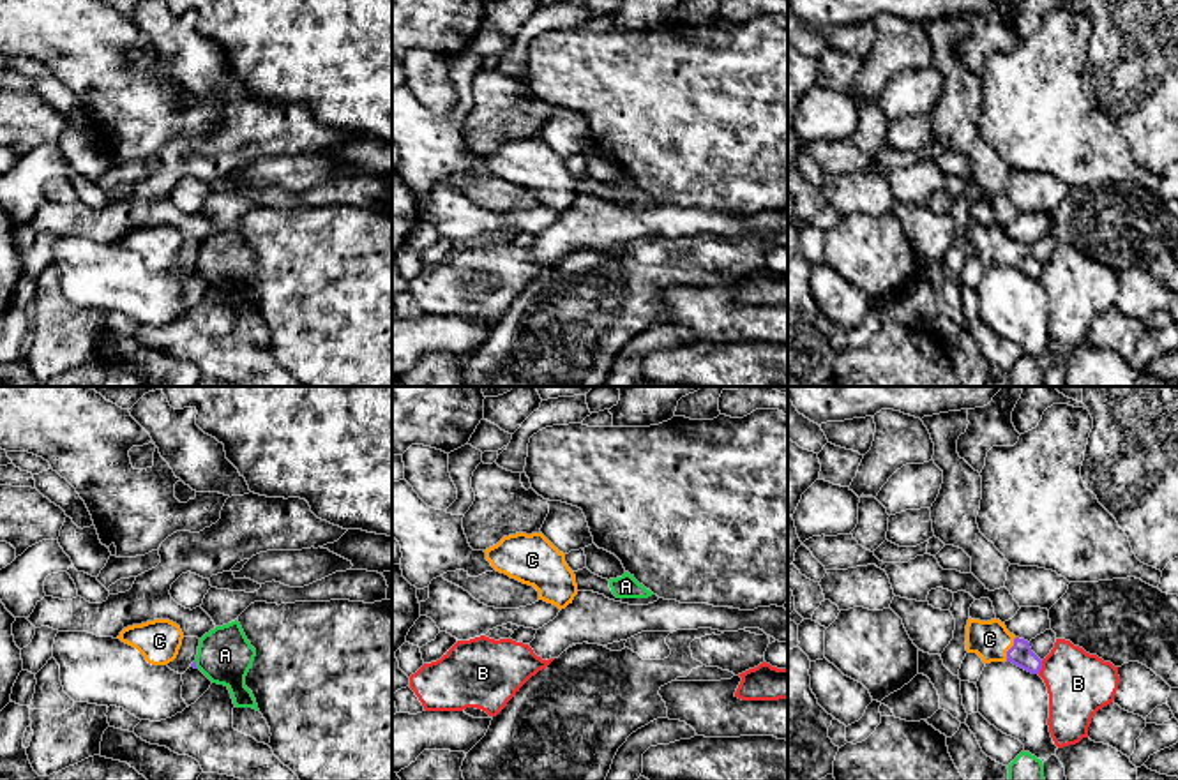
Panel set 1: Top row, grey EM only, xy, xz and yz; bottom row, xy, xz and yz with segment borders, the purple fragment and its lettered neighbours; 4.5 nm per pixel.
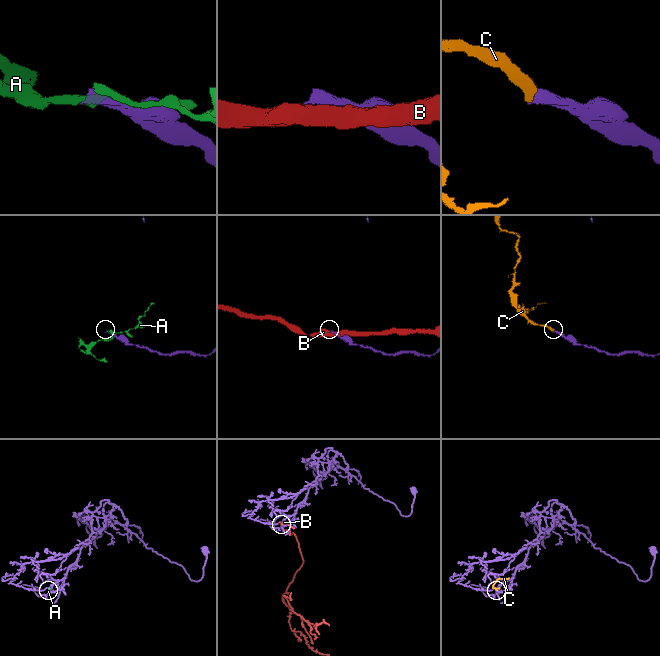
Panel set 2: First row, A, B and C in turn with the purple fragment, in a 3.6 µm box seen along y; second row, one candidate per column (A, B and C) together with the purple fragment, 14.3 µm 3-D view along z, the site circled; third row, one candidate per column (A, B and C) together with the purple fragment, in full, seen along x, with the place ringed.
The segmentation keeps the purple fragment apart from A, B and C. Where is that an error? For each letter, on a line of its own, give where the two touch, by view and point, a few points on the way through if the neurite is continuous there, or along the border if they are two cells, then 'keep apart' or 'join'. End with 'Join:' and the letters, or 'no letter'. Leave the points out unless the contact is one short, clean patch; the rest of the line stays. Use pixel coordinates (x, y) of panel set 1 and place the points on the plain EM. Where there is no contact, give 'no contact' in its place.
A: xy (195, 269) | keep apart
B: yz (1041, 272) | keep apart
C: yz (1011, 253) | across yz (1021, 260), (1011, 253), (989, 244) | join
Join: C

